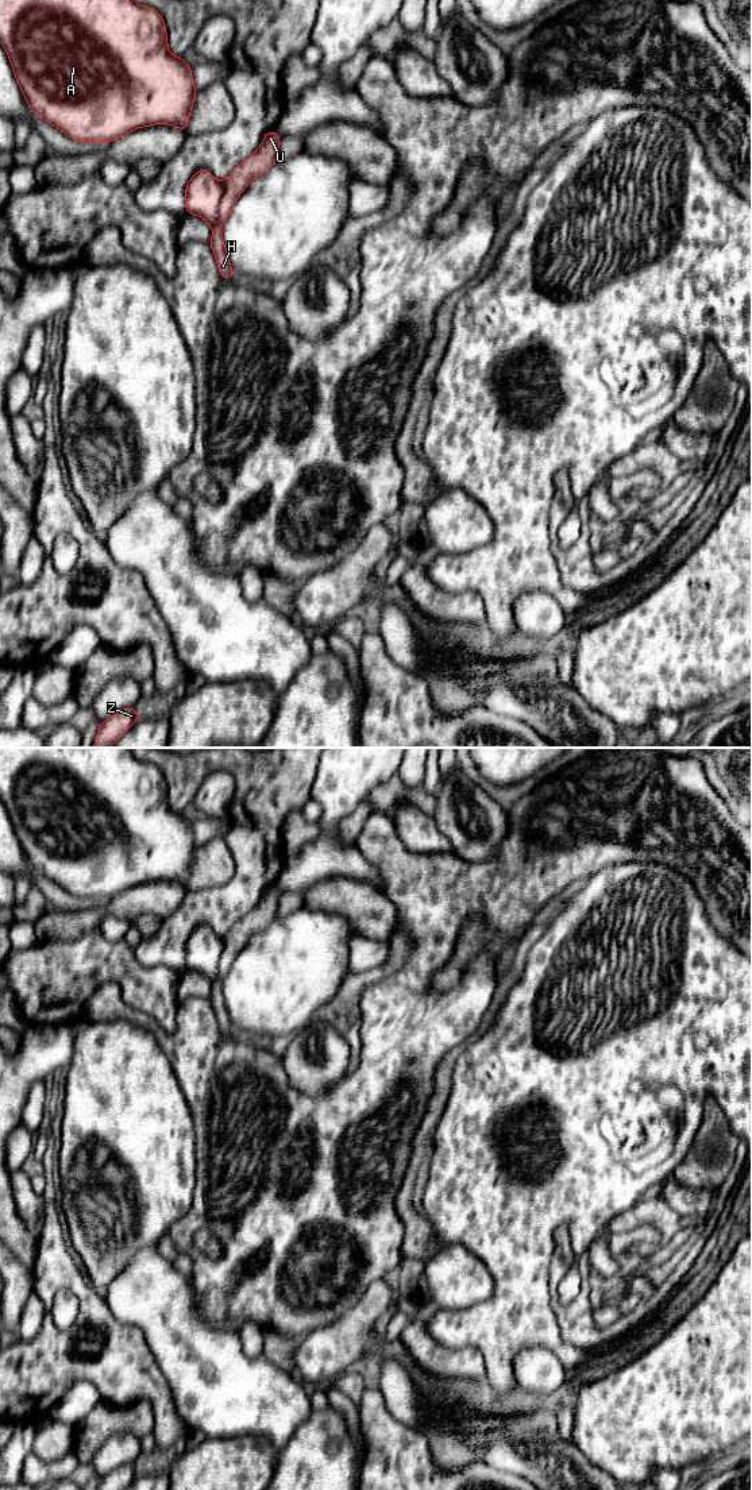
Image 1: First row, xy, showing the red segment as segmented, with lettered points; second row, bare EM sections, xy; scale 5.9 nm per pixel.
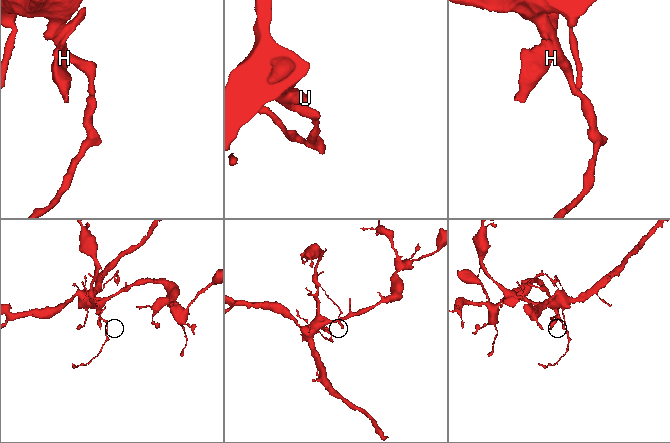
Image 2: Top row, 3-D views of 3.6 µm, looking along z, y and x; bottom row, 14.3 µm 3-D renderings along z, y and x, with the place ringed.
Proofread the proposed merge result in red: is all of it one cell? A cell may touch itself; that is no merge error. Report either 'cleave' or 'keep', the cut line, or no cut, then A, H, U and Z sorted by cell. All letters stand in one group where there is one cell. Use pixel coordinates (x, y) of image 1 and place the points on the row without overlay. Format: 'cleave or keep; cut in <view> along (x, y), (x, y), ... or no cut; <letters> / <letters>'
cleave; cut in xy along (223, 938), (219, 980), (212, 987); A Z / H U

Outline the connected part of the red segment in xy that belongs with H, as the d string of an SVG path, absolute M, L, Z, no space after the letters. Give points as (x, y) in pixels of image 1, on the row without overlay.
M270 885L263 892L263 896L257 907L252 908L240 920L238 920L223 937L223 953L219 961L220 981L213 984L209 1001L215 1010L219 1027L225 1035L232 1035L234 1028L225 1007L221 981L230 972L235 958L247 943L247 941L255 933L265 930L270 923L275 920L279 899L281 895L278 889L274 885Z

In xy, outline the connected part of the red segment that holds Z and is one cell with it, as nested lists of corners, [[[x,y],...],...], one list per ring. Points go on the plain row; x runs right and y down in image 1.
[[[127,1463],[101,1477],[96,1490],[124,1490],[139,1474],[135,1463]]]

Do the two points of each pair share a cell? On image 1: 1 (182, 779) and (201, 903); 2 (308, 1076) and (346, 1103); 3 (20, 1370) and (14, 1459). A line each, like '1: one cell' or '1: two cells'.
1: one cell
2: two cells
3: two cells

